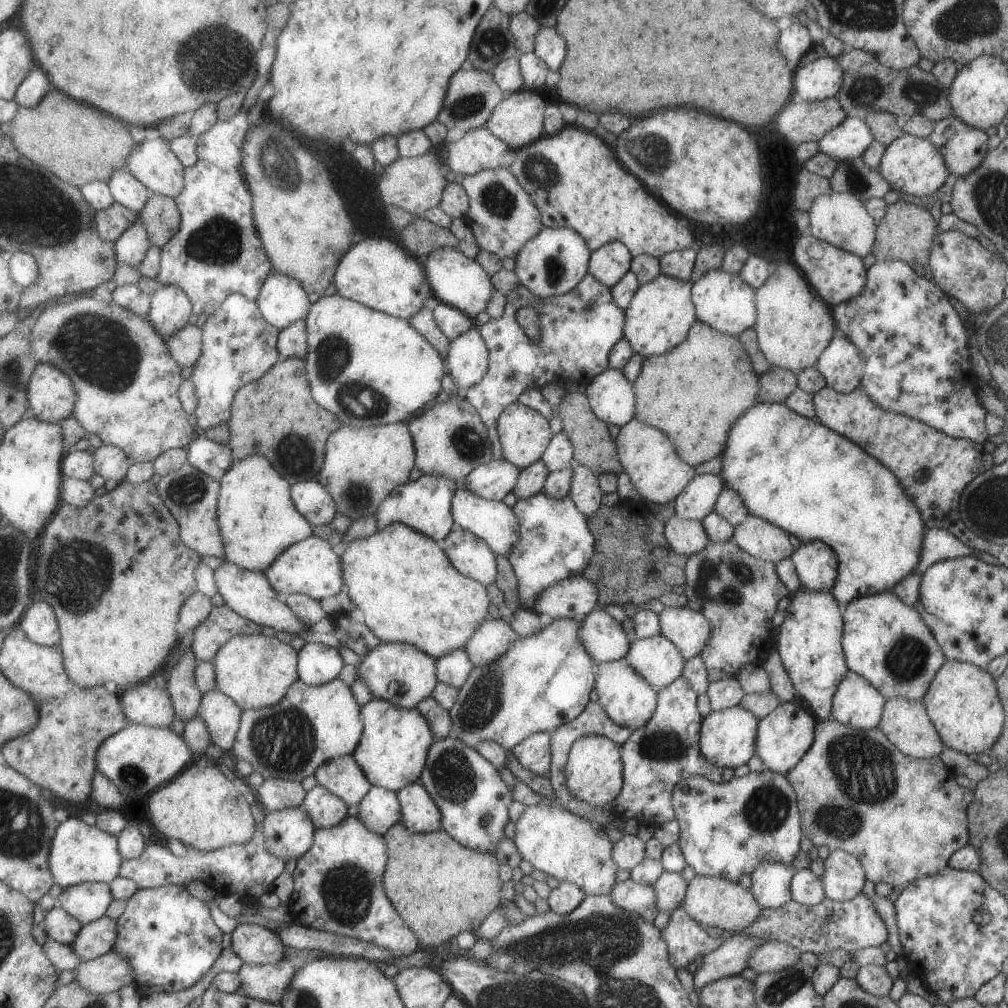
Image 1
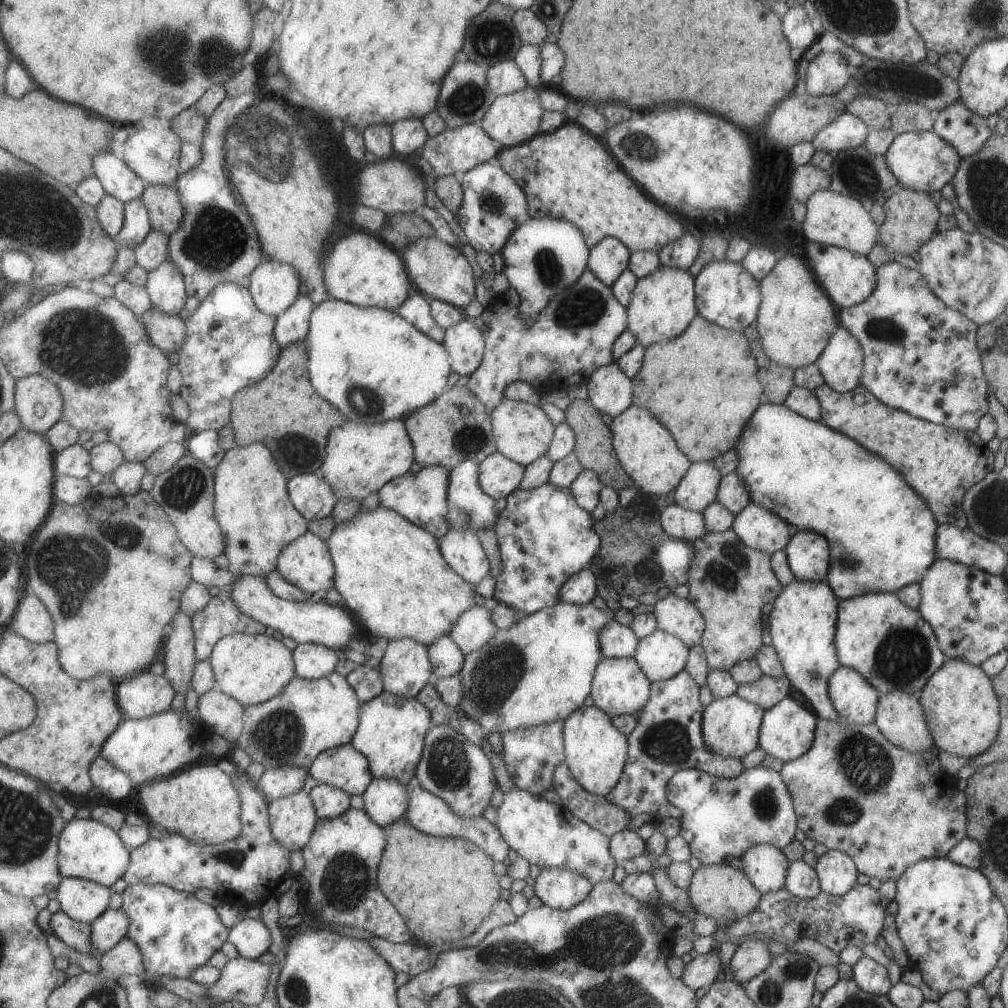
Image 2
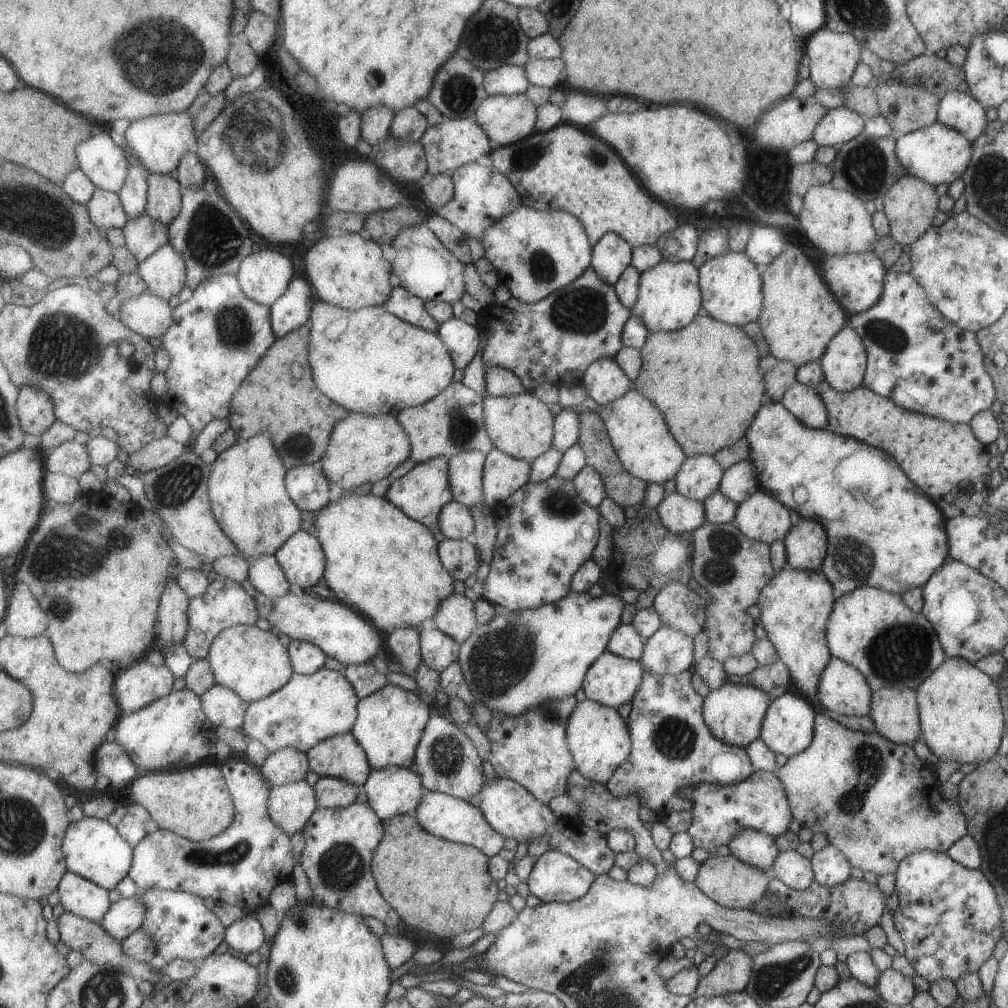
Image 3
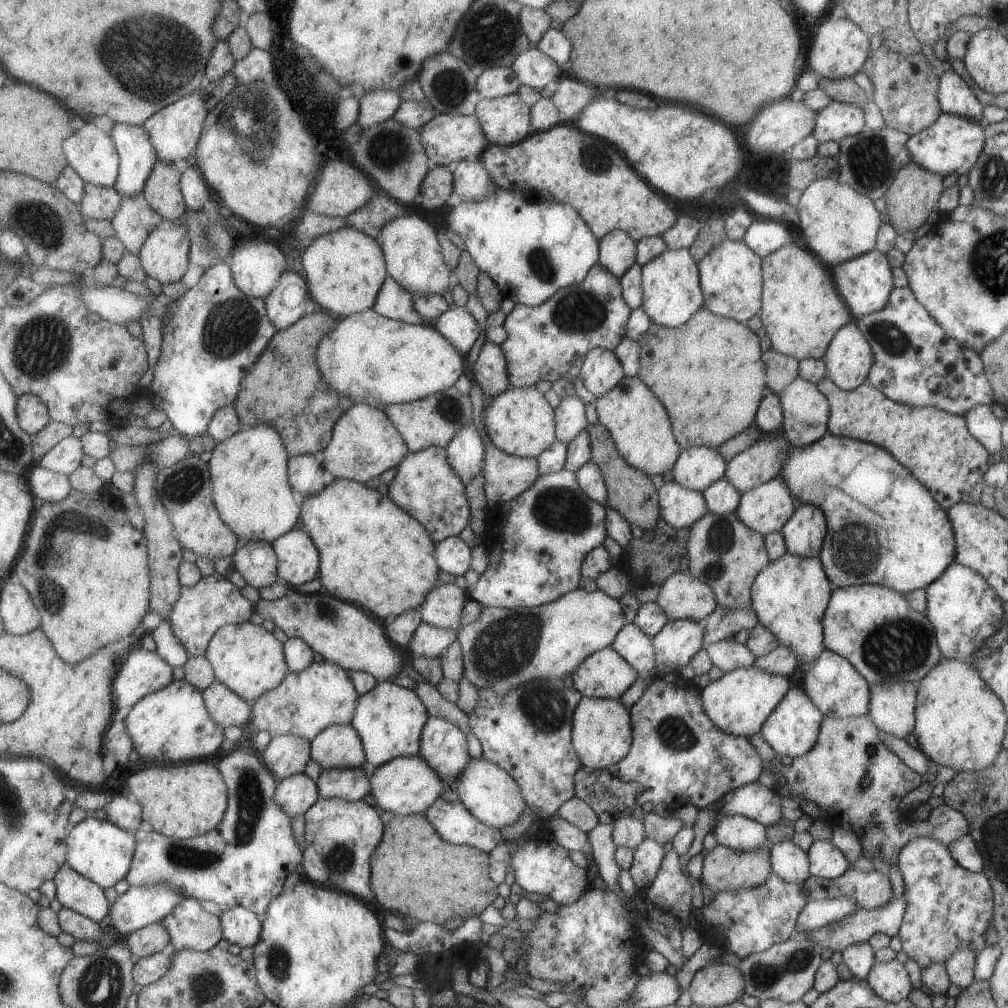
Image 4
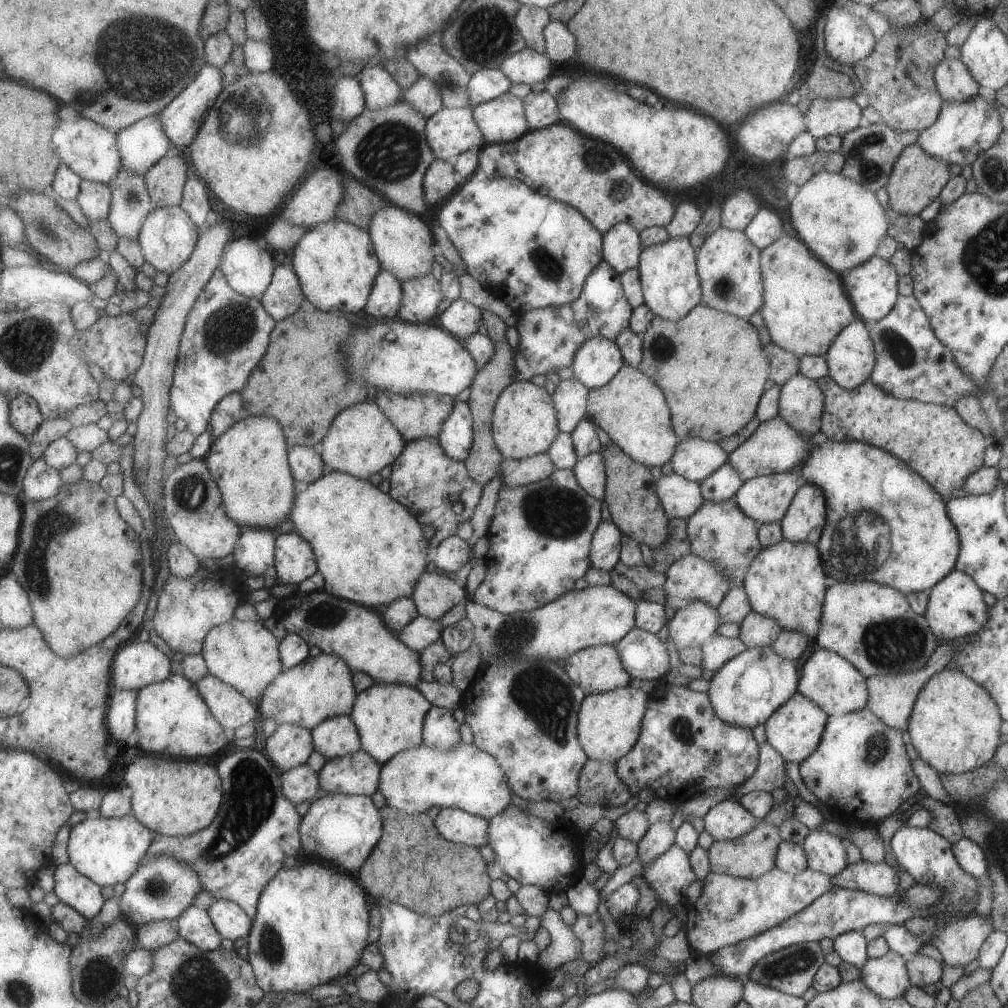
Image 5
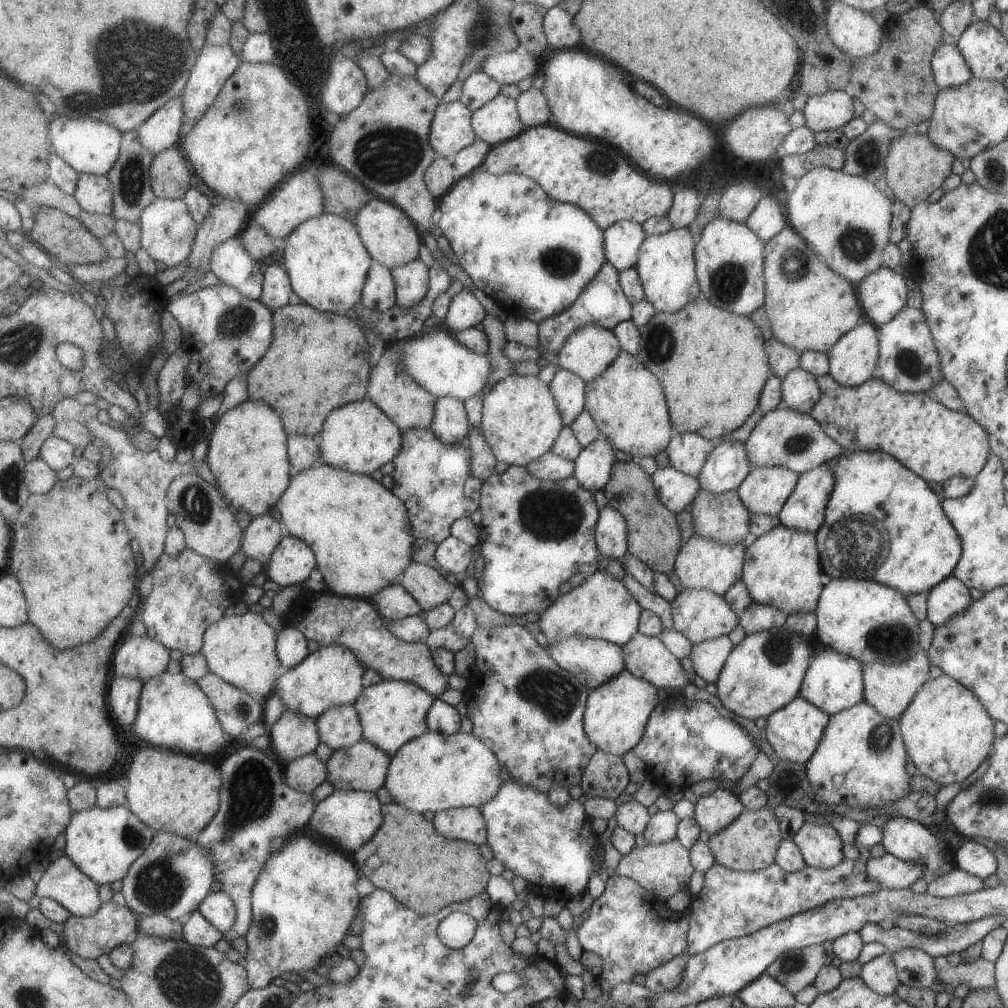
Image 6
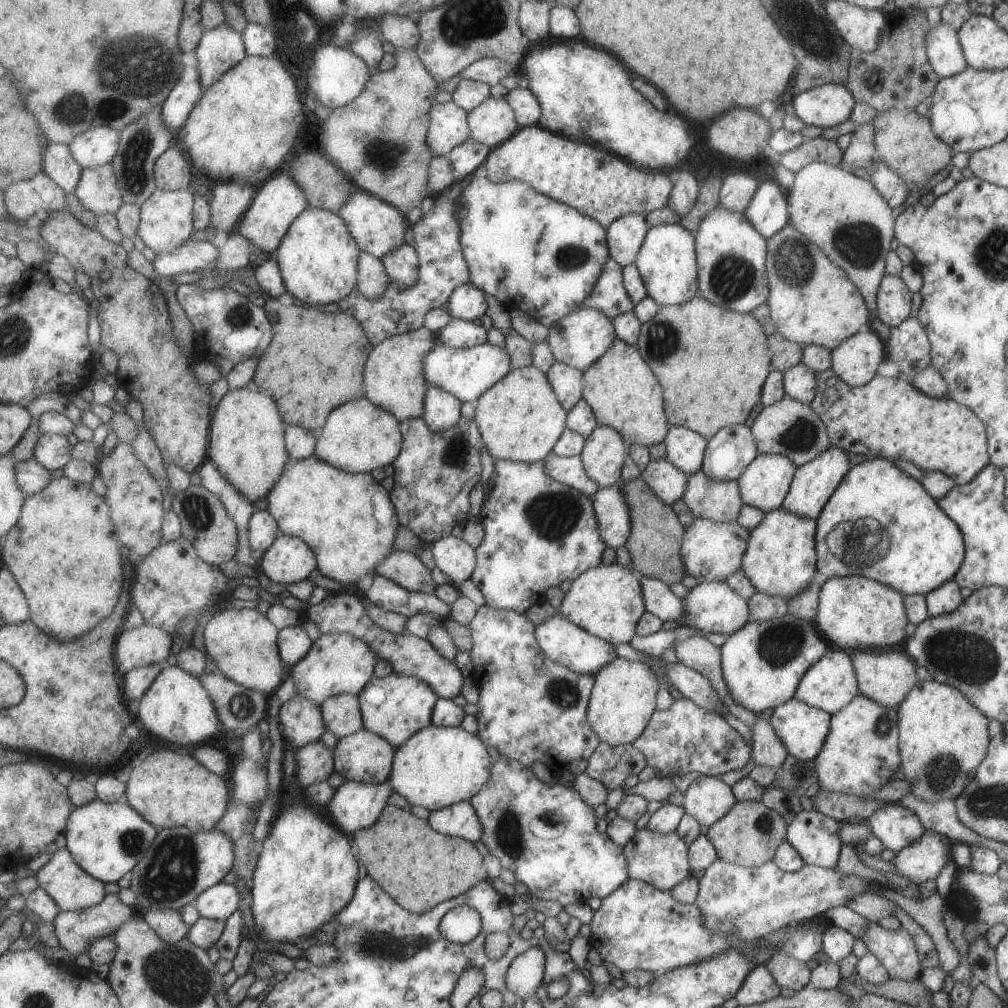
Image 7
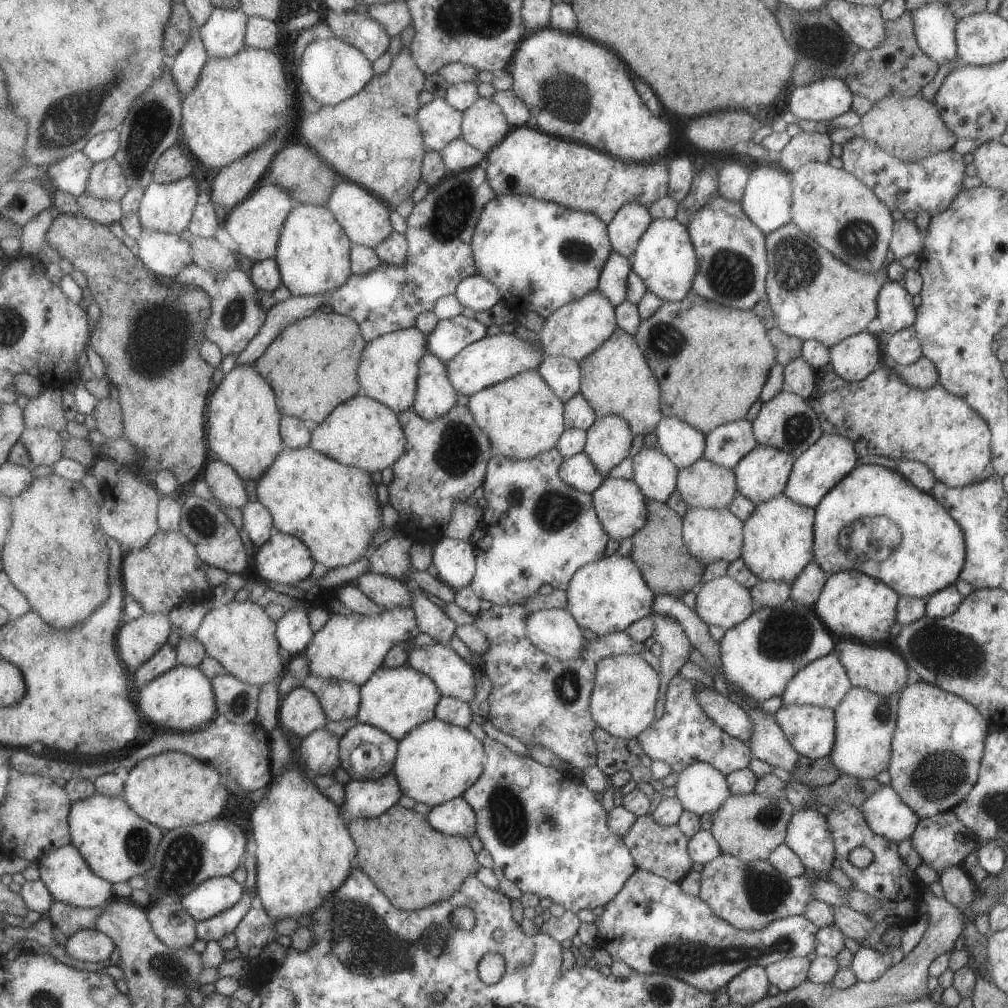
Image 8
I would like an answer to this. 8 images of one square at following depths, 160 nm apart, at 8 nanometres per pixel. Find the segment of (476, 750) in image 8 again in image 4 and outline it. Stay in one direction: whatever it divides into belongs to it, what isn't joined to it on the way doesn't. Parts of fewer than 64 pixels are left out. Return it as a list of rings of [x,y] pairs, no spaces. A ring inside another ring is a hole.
[[[405,756],[397,758],[384,766],[371,769],[372,795],[376,798],[376,806],[381,811],[393,812],[399,817],[412,817],[427,813],[437,802],[443,787],[448,787],[437,770],[425,758]],[[473,758],[457,784],[453,784],[452,790],[457,792],[458,800],[468,807],[473,816],[492,828],[503,829],[510,826],[521,816],[527,805],[519,784],[513,781],[512,776],[485,758]]]

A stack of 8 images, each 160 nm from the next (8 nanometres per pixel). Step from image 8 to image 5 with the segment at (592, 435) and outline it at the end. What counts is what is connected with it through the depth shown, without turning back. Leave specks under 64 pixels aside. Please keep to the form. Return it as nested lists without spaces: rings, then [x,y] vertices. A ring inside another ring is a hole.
[[[599,451],[577,459],[572,472],[577,484],[588,496],[604,499],[605,464]]]

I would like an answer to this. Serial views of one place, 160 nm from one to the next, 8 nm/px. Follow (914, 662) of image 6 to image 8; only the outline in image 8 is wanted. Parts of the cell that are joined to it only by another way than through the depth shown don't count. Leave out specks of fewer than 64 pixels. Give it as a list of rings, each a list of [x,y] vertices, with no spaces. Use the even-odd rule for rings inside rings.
[[[836,638],[835,653],[853,687],[870,690],[878,695],[889,696],[899,693],[907,685],[907,670],[909,669],[904,658],[885,646],[871,646],[857,639]]]

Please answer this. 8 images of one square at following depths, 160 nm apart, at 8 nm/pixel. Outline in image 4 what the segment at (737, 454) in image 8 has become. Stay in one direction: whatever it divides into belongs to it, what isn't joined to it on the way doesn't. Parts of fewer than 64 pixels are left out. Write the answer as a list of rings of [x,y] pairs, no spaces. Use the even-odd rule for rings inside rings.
[[[724,477],[709,484],[702,491],[702,496],[706,504],[706,512],[712,514],[734,512],[740,500],[740,493]]]

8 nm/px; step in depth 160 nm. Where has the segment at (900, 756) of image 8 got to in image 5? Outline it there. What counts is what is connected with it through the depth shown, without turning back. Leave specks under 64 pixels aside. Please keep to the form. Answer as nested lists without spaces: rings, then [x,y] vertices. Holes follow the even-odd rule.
[[[943,668],[939,674],[933,674],[921,687],[909,714],[906,732],[909,734],[911,745],[917,751],[917,757],[921,758],[922,762],[933,768],[937,775],[953,775],[975,770],[992,760],[991,757],[1001,744],[999,732],[1001,723],[995,702],[977,682],[966,678],[959,670]]]

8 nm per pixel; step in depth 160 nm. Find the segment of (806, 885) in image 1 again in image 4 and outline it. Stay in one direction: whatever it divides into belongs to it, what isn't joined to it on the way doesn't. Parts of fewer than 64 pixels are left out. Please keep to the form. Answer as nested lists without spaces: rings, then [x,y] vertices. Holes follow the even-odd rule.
[[[784,841],[769,846],[771,871],[785,882],[803,883],[810,875],[808,857],[793,842]]]

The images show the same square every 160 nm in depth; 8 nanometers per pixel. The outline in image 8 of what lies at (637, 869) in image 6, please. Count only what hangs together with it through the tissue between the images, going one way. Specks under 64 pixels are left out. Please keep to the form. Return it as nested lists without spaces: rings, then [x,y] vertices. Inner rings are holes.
[[[649,814],[636,817],[633,826],[622,836],[636,869],[654,874],[672,883],[678,883],[691,868],[688,855],[688,838],[675,825],[657,824]]]

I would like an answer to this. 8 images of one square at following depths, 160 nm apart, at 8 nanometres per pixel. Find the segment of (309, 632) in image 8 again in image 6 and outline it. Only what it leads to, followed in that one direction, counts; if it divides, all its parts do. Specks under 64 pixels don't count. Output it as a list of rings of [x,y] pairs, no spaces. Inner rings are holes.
[[[285,626],[278,634],[277,652],[281,660],[283,670],[293,669],[301,665],[305,658],[309,657],[309,640],[307,636],[293,626]]]

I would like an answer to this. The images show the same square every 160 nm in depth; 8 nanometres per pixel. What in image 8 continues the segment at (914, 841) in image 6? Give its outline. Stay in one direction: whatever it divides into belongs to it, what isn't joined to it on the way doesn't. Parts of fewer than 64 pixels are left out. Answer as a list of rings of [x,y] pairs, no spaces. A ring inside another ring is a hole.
[[[881,785],[861,806],[866,825],[876,834],[894,843],[913,834],[920,818],[888,785]]]

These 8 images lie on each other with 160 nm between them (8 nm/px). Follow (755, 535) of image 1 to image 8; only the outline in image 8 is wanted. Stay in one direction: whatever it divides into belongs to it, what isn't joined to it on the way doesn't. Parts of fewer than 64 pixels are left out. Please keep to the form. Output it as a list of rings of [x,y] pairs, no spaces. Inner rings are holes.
[[[755,445],[733,468],[736,492],[754,505],[784,494],[793,458],[773,447]]]

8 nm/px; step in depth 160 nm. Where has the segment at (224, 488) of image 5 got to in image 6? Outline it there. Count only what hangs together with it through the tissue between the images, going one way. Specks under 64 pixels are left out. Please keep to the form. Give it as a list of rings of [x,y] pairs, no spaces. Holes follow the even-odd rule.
[[[247,400],[237,408],[231,408],[218,419],[214,419],[214,429],[209,436],[208,455],[206,460],[212,469],[220,491],[228,503],[237,511],[244,511],[251,518],[264,516],[271,512],[273,506],[278,507],[281,496],[289,489],[294,469],[288,456],[288,440],[290,435],[285,430],[284,420],[263,400]]]

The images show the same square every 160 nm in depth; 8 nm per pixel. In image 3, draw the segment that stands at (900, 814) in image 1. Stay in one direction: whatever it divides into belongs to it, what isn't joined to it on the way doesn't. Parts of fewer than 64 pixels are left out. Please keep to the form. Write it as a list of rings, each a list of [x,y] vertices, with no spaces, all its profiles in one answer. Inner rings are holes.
[[[832,657],[819,674],[815,696],[823,710],[861,717],[869,715],[871,694],[865,678],[853,666]],[[817,711],[814,719],[812,742],[802,752],[787,757],[787,762],[778,769],[777,776],[779,782],[781,782],[781,786],[783,786],[792,818],[797,820],[800,826],[811,828],[811,833],[821,832],[821,834],[825,834],[827,844],[837,848],[837,850],[845,856],[850,866],[858,868],[863,873],[873,872],[873,874],[876,874],[877,877],[880,878],[882,876],[895,875],[895,870],[899,862],[901,862],[905,856],[913,852],[919,850],[933,850],[934,852],[945,853],[949,849],[949,846],[953,845],[953,842],[966,836],[966,819],[955,800],[953,800],[953,802],[943,802],[941,806],[935,806],[933,812],[929,812],[927,796],[924,798],[923,795],[928,792],[927,789],[937,785],[936,778],[931,774],[930,769],[931,767],[925,761],[915,756],[911,746],[899,745],[894,747],[889,740],[886,740],[878,733],[871,734],[871,732],[863,733],[861,731],[849,730],[849,728],[841,726],[841,724],[838,724],[835,720],[831,720],[829,716],[825,716],[825,714]]]

